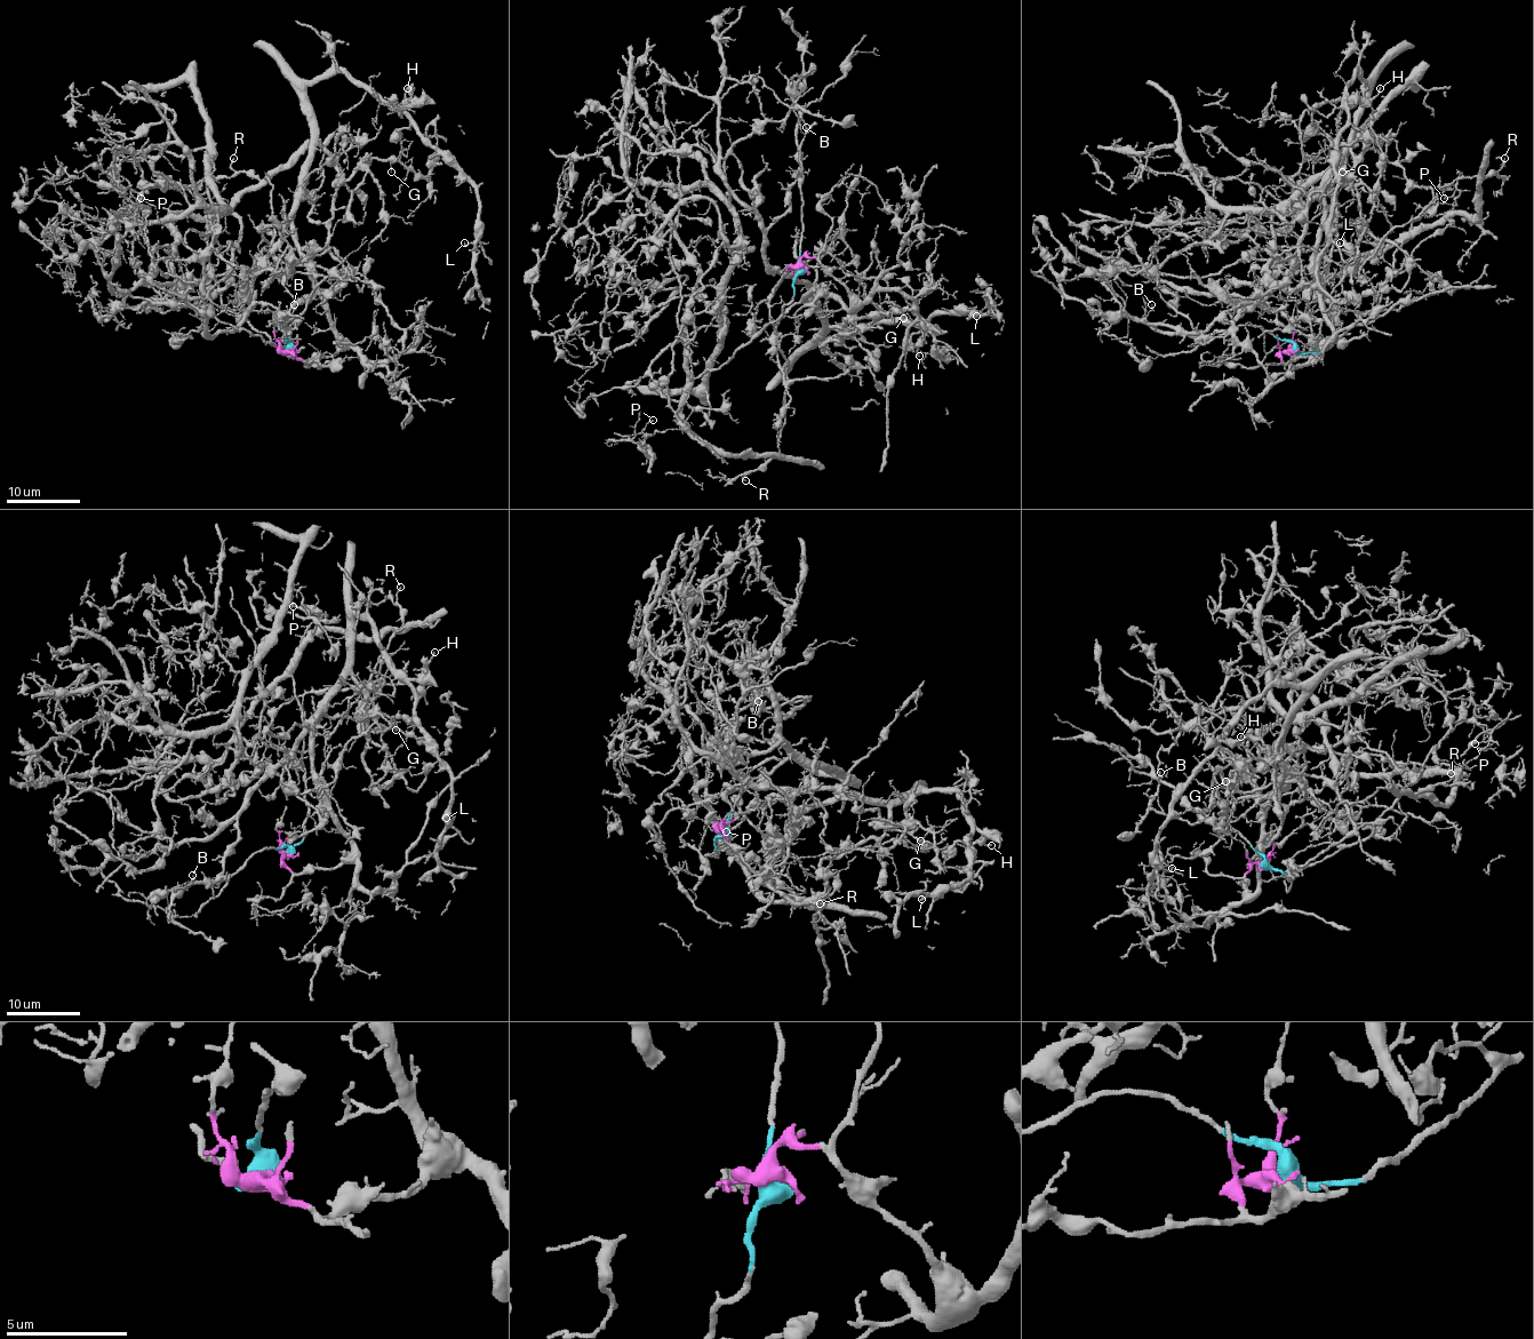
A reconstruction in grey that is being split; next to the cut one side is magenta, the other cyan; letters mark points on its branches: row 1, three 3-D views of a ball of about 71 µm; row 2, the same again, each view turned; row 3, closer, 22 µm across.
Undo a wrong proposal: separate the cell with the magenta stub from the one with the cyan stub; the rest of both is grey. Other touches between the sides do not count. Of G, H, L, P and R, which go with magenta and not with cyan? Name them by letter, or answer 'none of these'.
G, H, L

